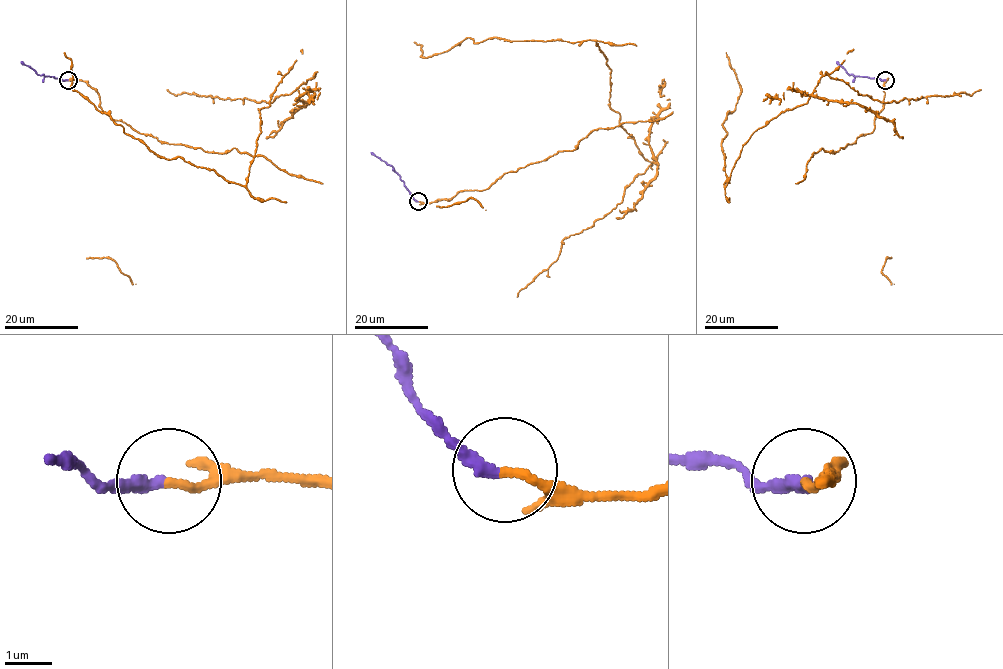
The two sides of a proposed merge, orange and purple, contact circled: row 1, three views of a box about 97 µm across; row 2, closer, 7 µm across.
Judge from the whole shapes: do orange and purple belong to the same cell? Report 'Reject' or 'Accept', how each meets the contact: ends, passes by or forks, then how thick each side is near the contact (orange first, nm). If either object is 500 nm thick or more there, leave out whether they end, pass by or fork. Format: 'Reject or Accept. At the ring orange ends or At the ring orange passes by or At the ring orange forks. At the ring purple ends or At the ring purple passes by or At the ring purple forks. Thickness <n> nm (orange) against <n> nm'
Reject. At the ring orange ends. At the ring purple ends. Thickness 180 nm (orange) against 280 nm

